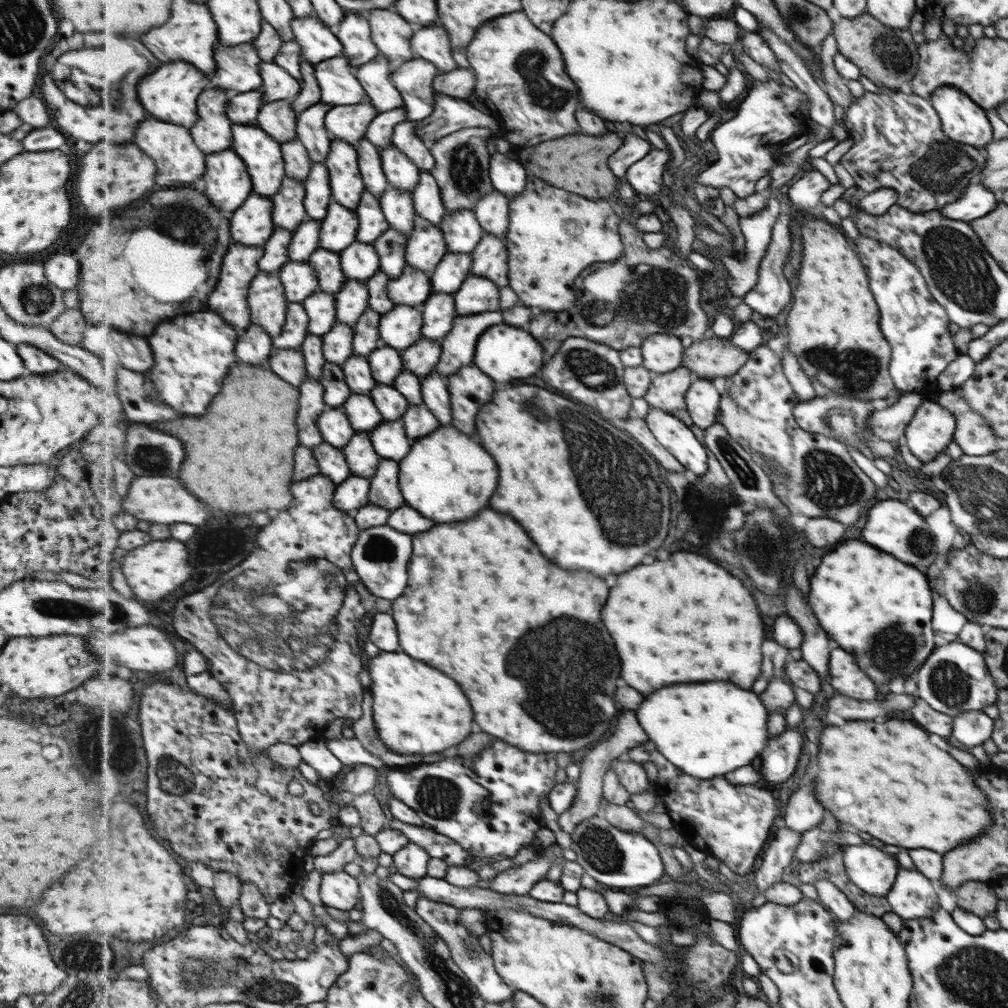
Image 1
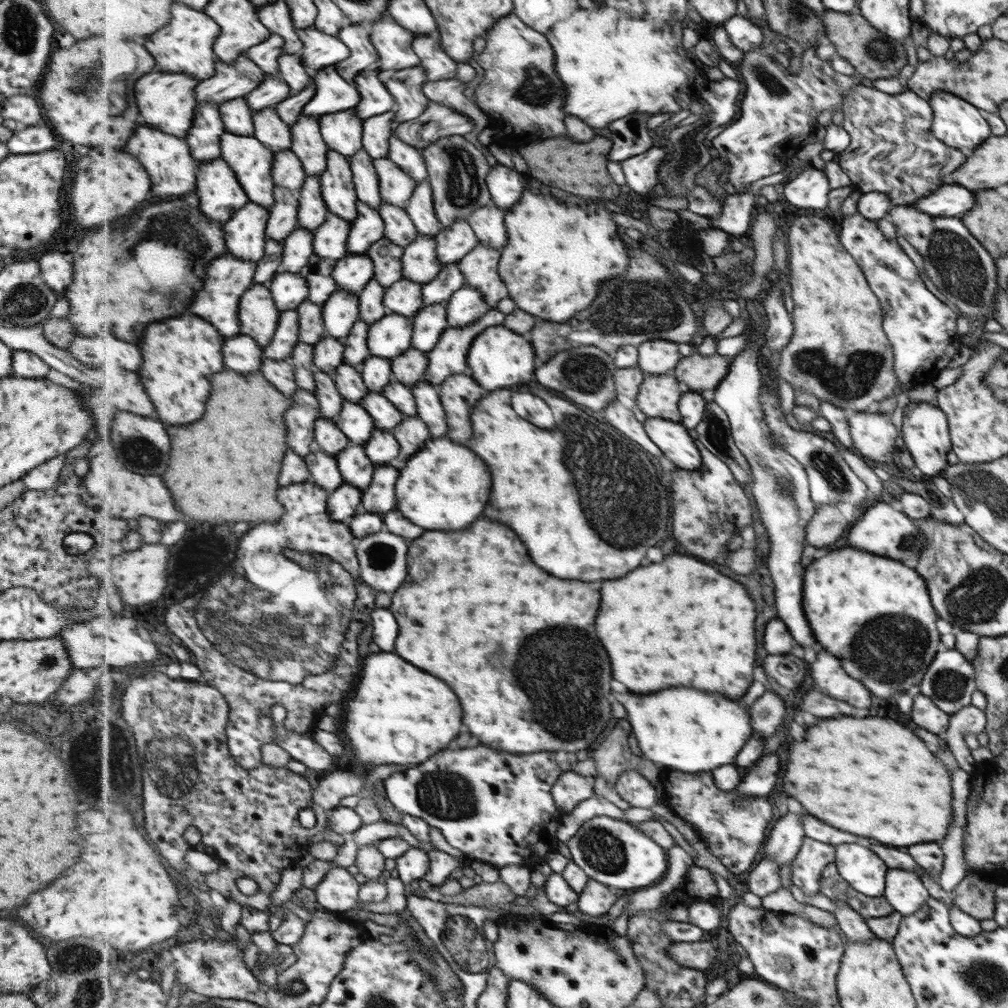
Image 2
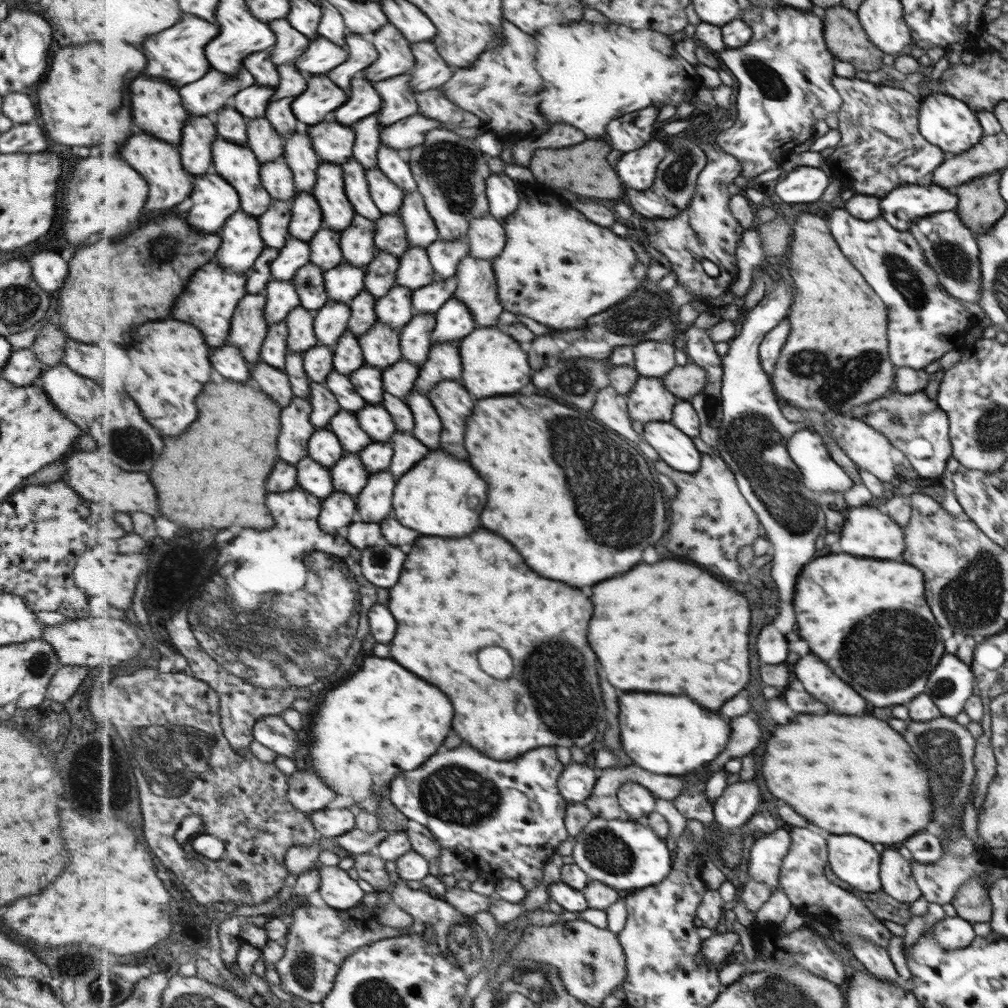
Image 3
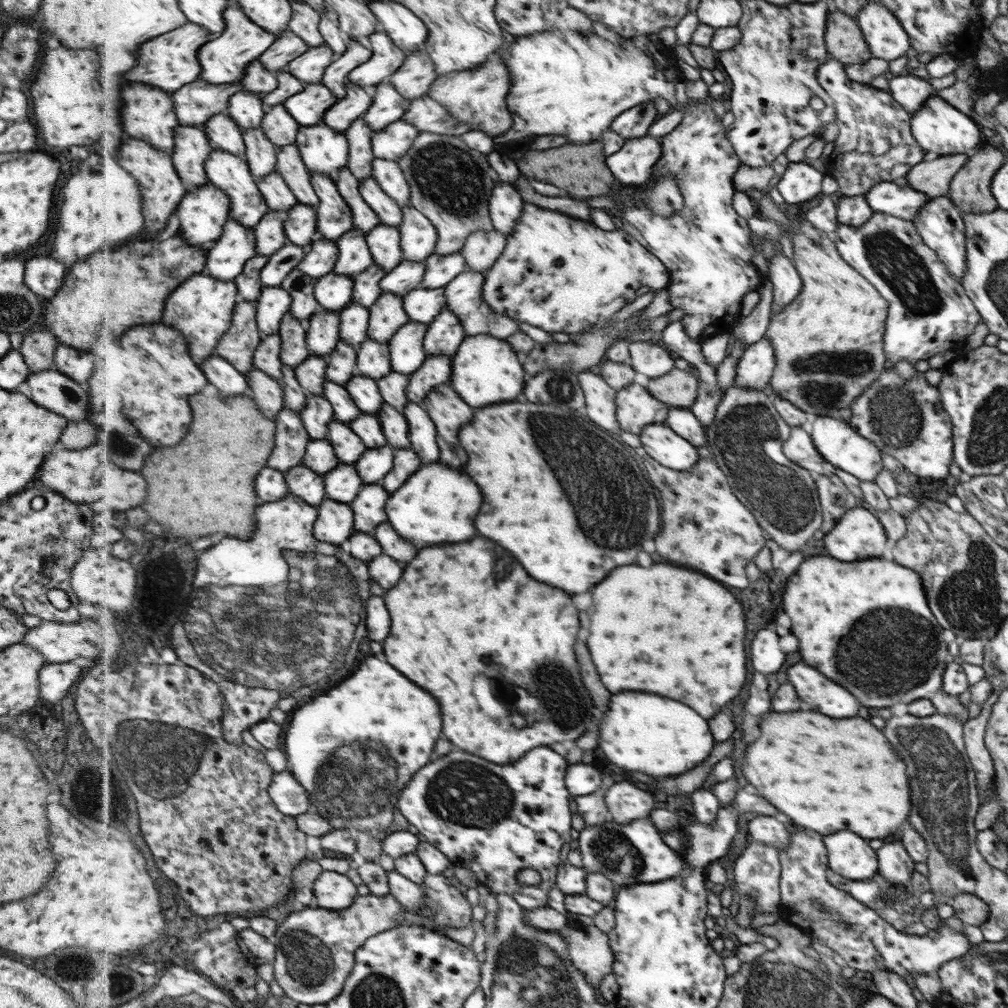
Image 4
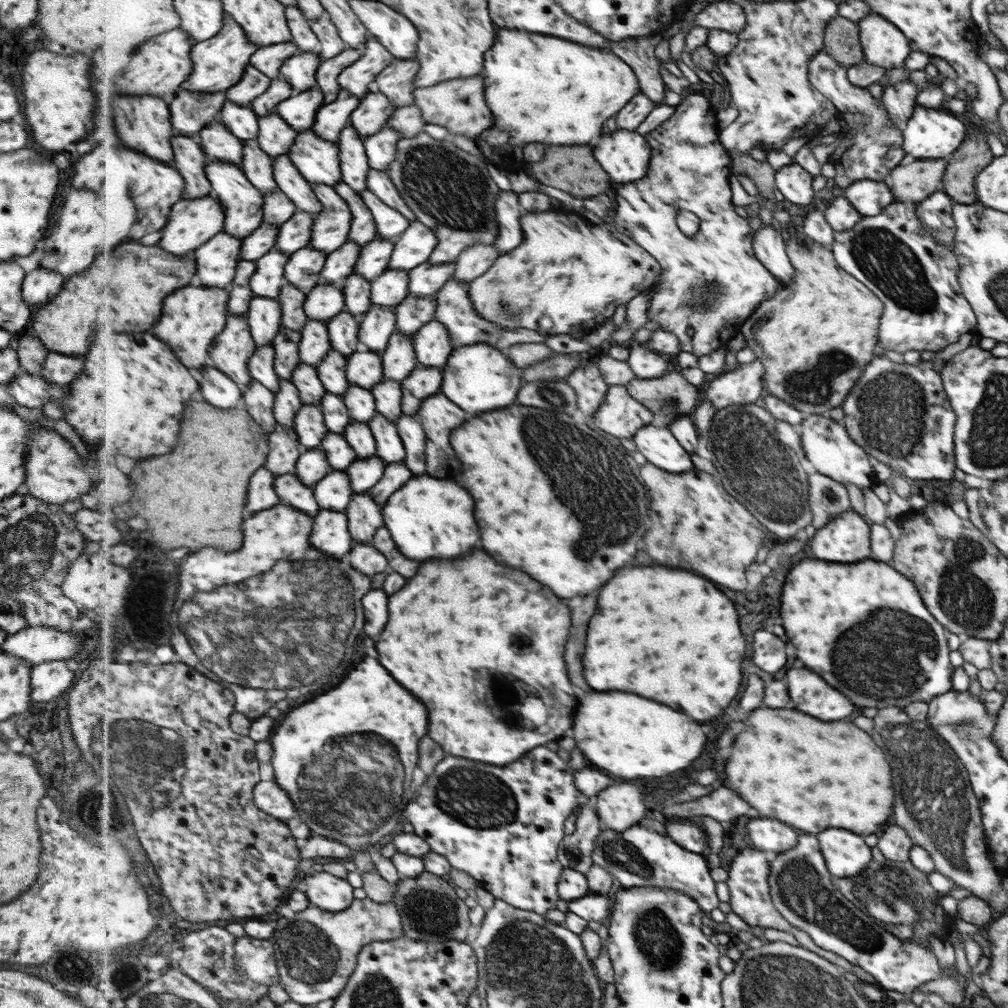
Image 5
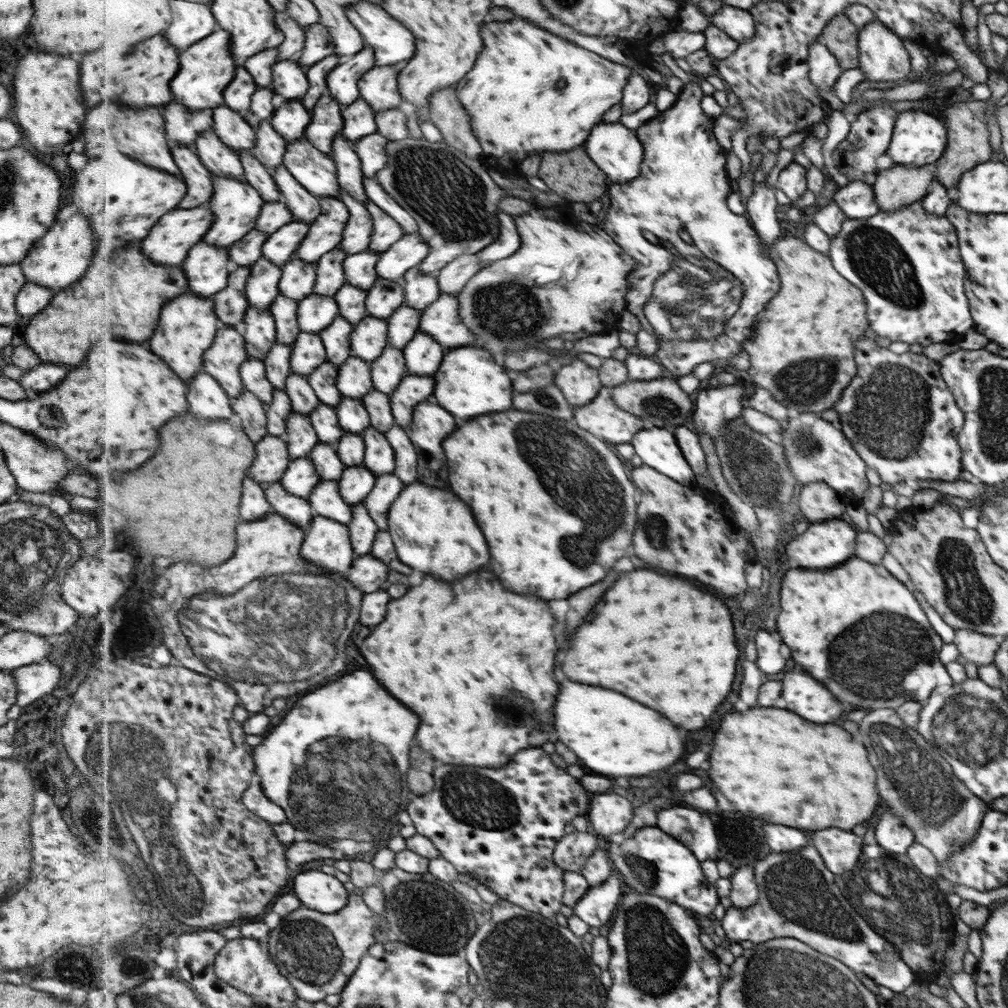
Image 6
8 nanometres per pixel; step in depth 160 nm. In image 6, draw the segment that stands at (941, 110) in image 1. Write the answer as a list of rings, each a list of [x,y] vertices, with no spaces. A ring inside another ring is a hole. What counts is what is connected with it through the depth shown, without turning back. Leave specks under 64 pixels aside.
[[[923,111],[897,113],[886,154],[893,163],[909,167],[922,167],[943,156],[948,134],[943,122]]]

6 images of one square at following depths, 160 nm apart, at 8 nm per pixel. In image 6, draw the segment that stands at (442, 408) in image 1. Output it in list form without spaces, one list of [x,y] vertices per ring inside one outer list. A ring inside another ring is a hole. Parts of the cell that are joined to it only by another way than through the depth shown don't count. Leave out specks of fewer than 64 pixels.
[[[395,423],[387,432],[396,454],[396,469],[394,473],[406,484],[417,481],[418,452],[408,433],[409,428]]]

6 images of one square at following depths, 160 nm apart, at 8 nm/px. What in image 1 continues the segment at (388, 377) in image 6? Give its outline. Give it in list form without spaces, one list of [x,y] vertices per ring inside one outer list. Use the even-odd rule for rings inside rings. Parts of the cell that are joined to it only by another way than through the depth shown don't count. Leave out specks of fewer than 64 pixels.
[[[433,293],[423,305],[424,325],[422,336],[434,341],[442,341],[454,325],[456,298],[454,293]]]

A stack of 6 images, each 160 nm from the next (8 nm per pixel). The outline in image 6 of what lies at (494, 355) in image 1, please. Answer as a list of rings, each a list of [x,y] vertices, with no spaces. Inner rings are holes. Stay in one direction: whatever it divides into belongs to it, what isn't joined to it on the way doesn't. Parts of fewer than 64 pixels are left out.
[[[481,346],[448,350],[437,376],[435,398],[457,418],[473,418],[489,412],[503,412],[513,408],[513,380],[505,366],[499,366],[493,356]]]

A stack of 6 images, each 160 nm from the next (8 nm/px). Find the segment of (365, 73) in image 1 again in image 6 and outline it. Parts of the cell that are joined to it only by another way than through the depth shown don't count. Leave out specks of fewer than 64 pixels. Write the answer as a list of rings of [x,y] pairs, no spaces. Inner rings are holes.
[[[330,93],[321,97],[311,112],[312,122],[308,126],[307,139],[321,153],[329,156],[333,153],[333,143],[344,129],[343,108]]]

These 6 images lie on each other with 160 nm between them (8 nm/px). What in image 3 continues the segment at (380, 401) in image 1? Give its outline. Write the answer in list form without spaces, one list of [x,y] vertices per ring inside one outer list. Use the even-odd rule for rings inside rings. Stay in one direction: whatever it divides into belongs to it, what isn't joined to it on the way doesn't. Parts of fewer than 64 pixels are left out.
[[[367,403],[356,415],[361,428],[374,441],[391,442],[392,436],[398,431],[392,412],[389,412],[382,403]]]

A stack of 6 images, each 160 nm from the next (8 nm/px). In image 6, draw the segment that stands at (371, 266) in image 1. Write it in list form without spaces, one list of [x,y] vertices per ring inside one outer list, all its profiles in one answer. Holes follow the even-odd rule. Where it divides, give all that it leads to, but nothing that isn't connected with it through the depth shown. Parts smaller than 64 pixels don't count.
[[[314,292],[305,300],[299,301],[298,321],[303,332],[320,334],[340,315],[340,306],[334,296]]]

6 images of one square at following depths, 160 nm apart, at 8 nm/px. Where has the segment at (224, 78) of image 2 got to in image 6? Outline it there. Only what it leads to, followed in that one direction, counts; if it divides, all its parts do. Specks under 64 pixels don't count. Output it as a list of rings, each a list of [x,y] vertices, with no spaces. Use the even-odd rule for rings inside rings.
[[[183,104],[165,108],[166,131],[171,147],[193,147],[201,132],[214,128],[214,110],[189,110]]]

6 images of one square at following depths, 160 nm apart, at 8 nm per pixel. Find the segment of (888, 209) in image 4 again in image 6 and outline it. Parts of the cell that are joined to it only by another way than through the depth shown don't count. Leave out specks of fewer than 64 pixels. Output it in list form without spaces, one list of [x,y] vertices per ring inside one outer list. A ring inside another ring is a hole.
[[[849,181],[845,186],[837,187],[832,200],[849,220],[867,219],[880,211],[870,181]]]

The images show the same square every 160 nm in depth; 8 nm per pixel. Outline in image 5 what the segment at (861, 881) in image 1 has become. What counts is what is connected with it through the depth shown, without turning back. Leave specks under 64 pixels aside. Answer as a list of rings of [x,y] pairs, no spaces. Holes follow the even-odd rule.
[[[823,830],[817,838],[821,838],[820,850],[830,875],[859,875],[871,860],[869,846],[849,830]]]

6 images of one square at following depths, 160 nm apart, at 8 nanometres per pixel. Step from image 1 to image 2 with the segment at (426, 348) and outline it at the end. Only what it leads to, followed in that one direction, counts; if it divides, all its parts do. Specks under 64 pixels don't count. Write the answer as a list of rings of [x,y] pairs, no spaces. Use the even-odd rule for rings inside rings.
[[[412,347],[407,353],[395,357],[392,361],[393,379],[413,387],[419,381],[423,381],[427,373],[429,357],[418,348]]]

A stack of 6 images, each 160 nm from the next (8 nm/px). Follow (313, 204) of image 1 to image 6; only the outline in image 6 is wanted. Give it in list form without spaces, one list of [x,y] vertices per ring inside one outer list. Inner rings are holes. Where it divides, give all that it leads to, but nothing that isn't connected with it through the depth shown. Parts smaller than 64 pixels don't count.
[[[294,221],[270,234],[264,244],[264,256],[274,265],[283,267],[295,257],[297,249],[310,231],[309,226],[305,222]]]

